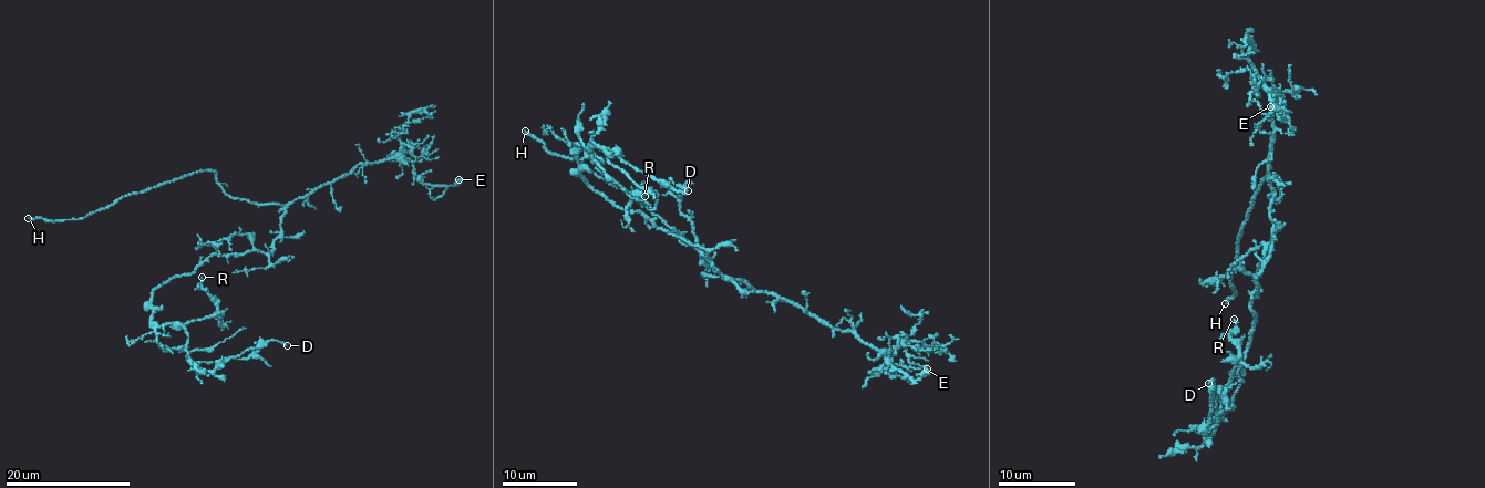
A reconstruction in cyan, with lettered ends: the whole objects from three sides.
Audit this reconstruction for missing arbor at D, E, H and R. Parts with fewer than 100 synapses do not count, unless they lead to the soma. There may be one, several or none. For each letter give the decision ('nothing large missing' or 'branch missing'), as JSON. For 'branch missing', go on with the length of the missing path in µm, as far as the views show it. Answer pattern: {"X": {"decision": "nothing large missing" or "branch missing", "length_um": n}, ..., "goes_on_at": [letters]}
{"D": {"decision": "nothing large missing"}, "E": {"decision": "nothing large missing"}, "H": {"decision": "branch missing", "length_um": 20}, "R": {"decision": "nothing large missing"}, "goes_on_at": ["H"]}

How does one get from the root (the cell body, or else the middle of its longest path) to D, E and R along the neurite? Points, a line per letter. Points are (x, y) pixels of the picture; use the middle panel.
D: (704, 257), (586, 184), (576, 154), (587, 147), (601, 163), (588, 152), (593, 142), (677, 190), (688, 190)
E: (704, 257), (730, 280), (741, 279), (753, 290), (775, 293), (834, 328), (852, 331), (914, 380), (927, 369)
R: (704, 257), (586, 184), (576, 154), (585, 148), (626, 191), (645, 196)

